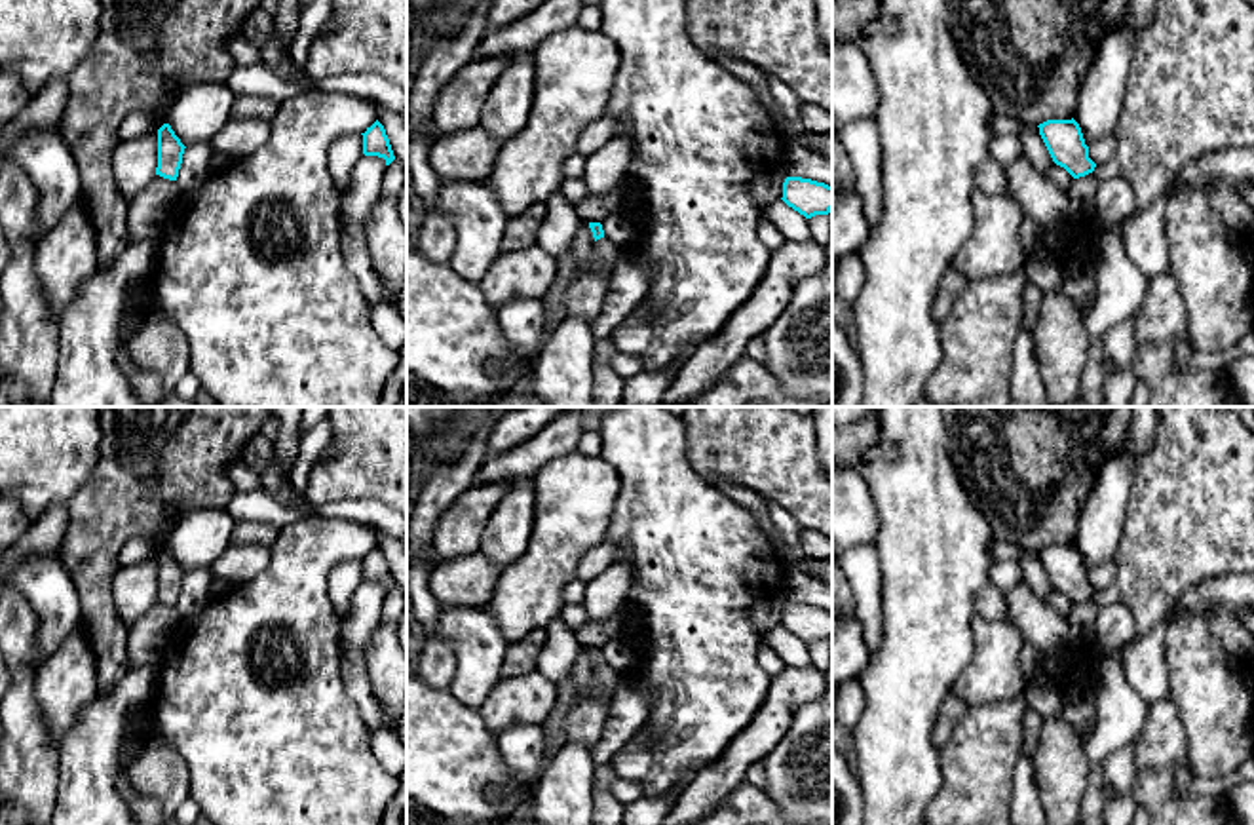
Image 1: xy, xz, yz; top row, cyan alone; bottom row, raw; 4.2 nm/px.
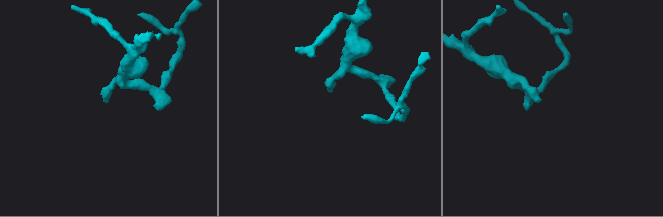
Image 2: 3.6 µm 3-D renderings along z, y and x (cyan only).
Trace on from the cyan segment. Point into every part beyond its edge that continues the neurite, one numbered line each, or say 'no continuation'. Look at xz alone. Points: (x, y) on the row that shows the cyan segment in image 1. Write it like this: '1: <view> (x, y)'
1: xz (605, 253)

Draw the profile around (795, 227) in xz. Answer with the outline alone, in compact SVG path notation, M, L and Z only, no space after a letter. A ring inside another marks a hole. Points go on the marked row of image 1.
M775 171L752 179L749 190L764 217L777 226L787 241L808 241L811 240L808 219L781 200L783 182L785 177Z

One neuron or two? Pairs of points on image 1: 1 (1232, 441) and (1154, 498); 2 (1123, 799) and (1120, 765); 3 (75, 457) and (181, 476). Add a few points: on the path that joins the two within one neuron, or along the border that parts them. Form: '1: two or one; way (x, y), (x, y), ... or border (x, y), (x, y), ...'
1: one; way (1213, 460), (1173, 498)
2: one; way (1121, 791), (1120, 772)
3: two; border (99, 426), (97, 464), (71, 497)

